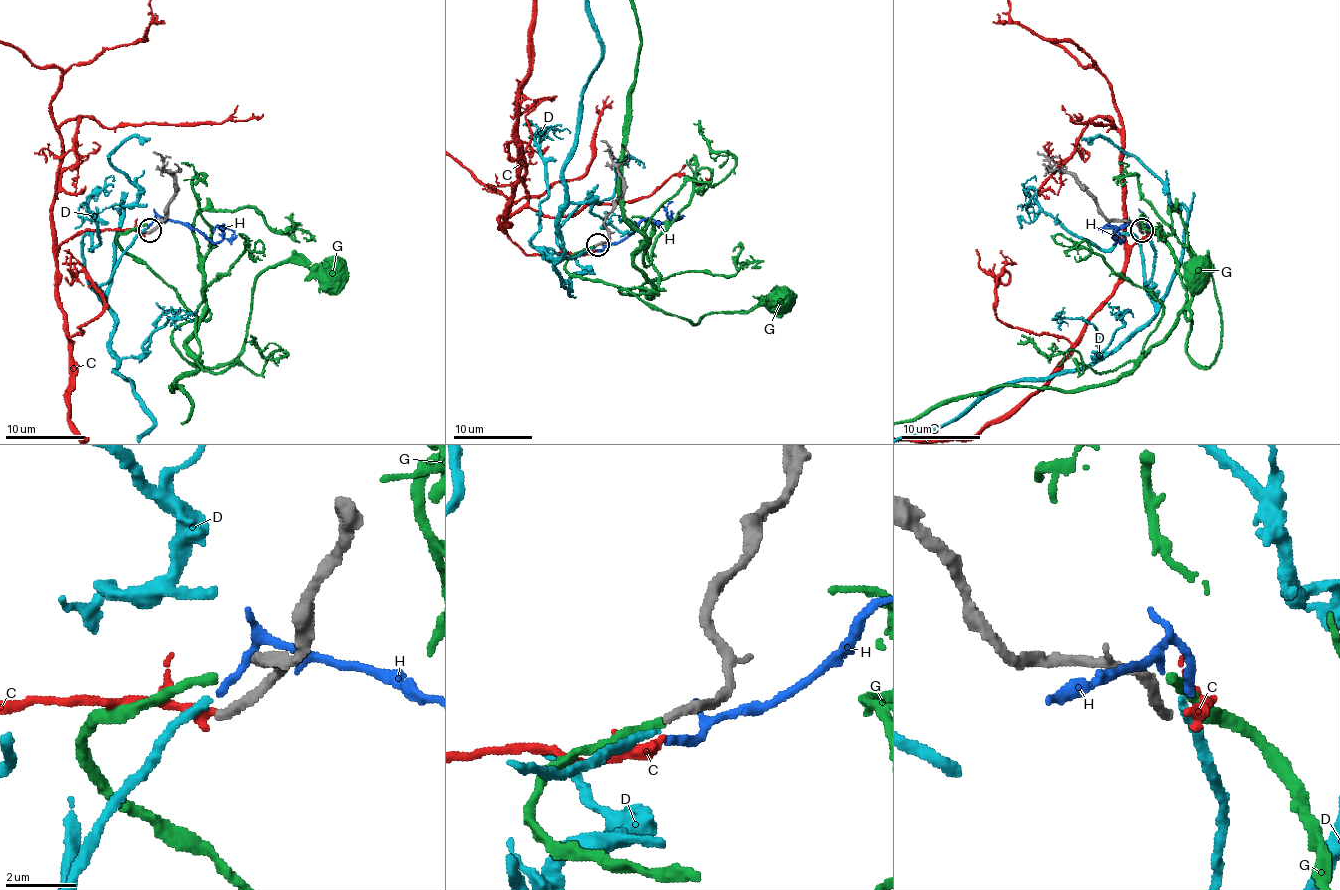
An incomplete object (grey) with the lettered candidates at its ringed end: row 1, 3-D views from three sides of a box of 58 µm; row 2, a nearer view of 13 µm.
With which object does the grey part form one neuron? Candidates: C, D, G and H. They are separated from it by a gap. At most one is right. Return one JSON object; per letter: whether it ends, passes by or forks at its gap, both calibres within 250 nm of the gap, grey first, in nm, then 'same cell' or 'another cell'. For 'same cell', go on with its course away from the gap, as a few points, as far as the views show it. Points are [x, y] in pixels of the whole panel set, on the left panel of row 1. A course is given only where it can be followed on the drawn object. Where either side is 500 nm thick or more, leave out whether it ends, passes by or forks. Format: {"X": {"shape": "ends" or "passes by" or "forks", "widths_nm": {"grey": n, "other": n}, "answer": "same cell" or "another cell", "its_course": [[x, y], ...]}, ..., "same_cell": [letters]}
{"C": {"shape": "ends", "widths_nm": {"grey": 360, "other": 360}, "answer": "another cell"}, "D": {"shape": "ends", "widths_nm": {"grey": 360, "other": 220}, "answer": "another cell"}, "G": {"shape": "ends", "widths_nm": {"grey": 360, "other": 280}, "answer": "same cell", "its_course": [[146, 226], [117, 242], [197, 319], [172, 344], [199, 368], [243, 346], [264, 271], [302, 263], [331, 277]]}, "H": {"shape": "ends", "widths_nm": {"grey": 360, "other": 240}, "answer": "another cell"}, "same_cell": ["G"]}

